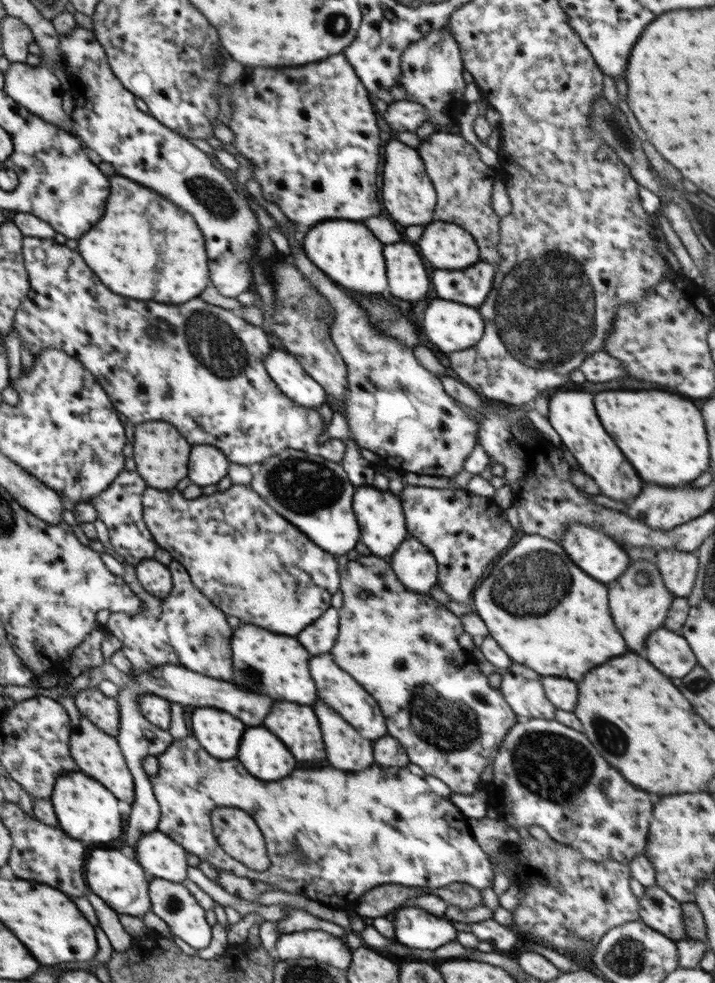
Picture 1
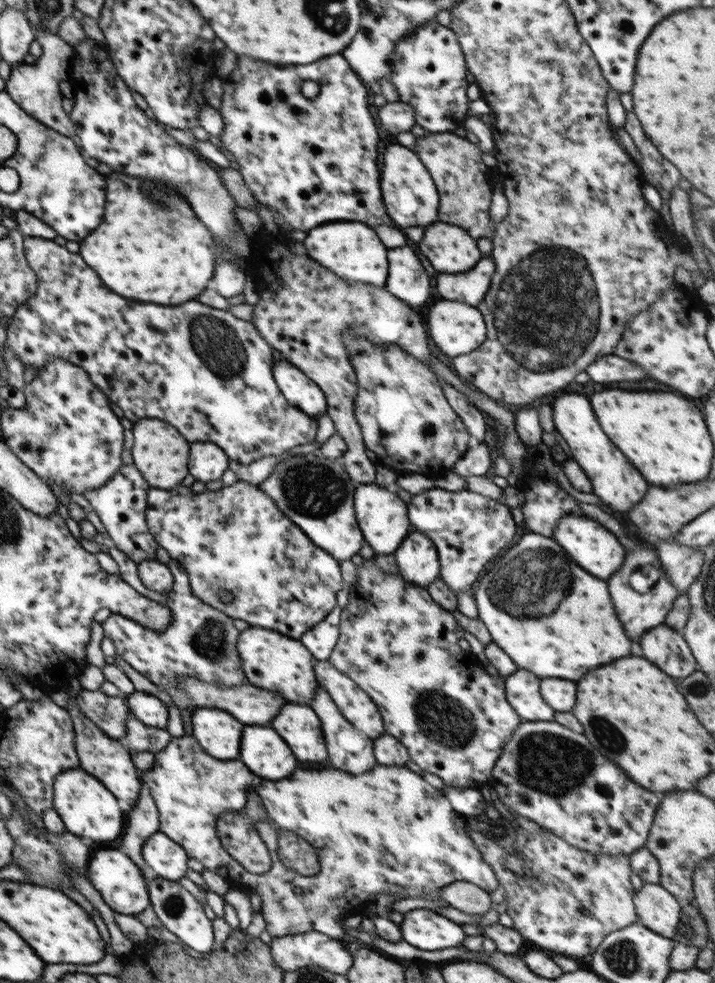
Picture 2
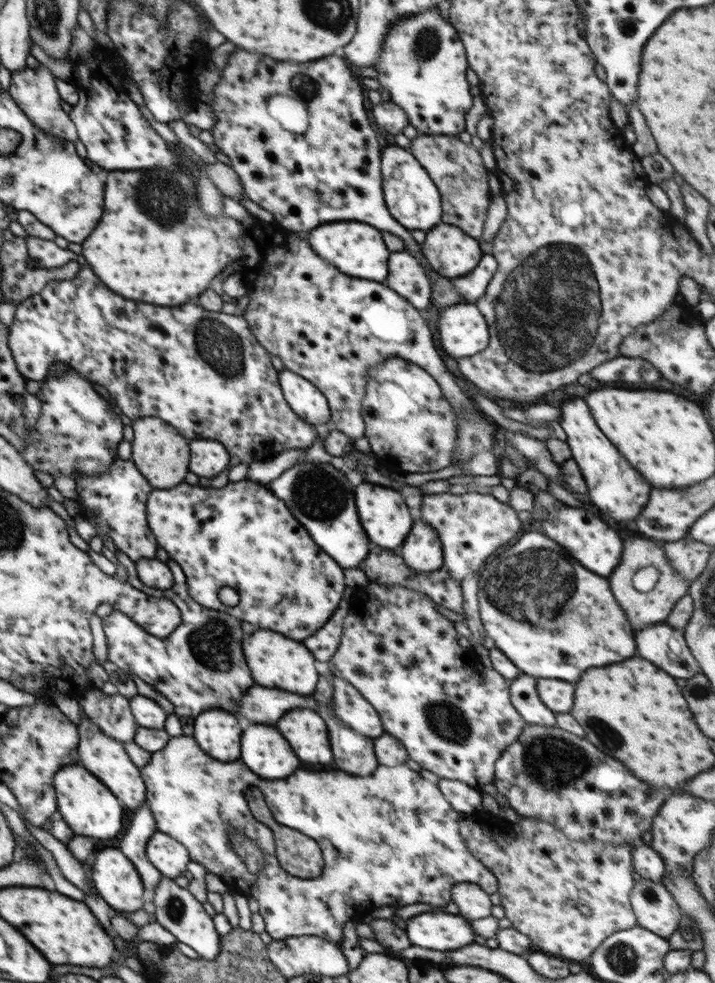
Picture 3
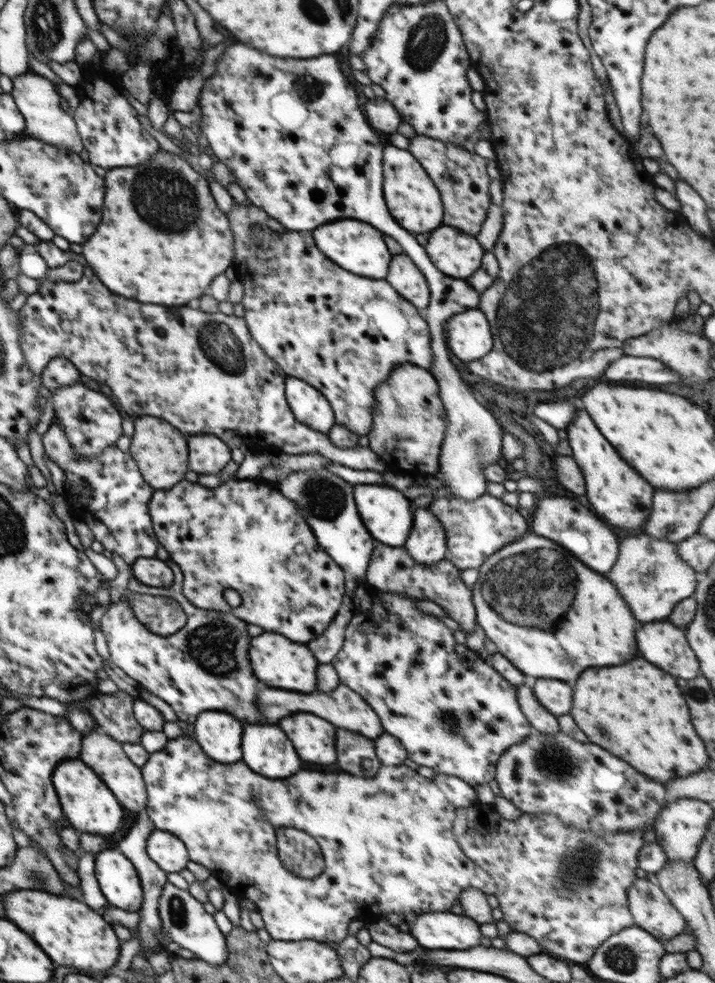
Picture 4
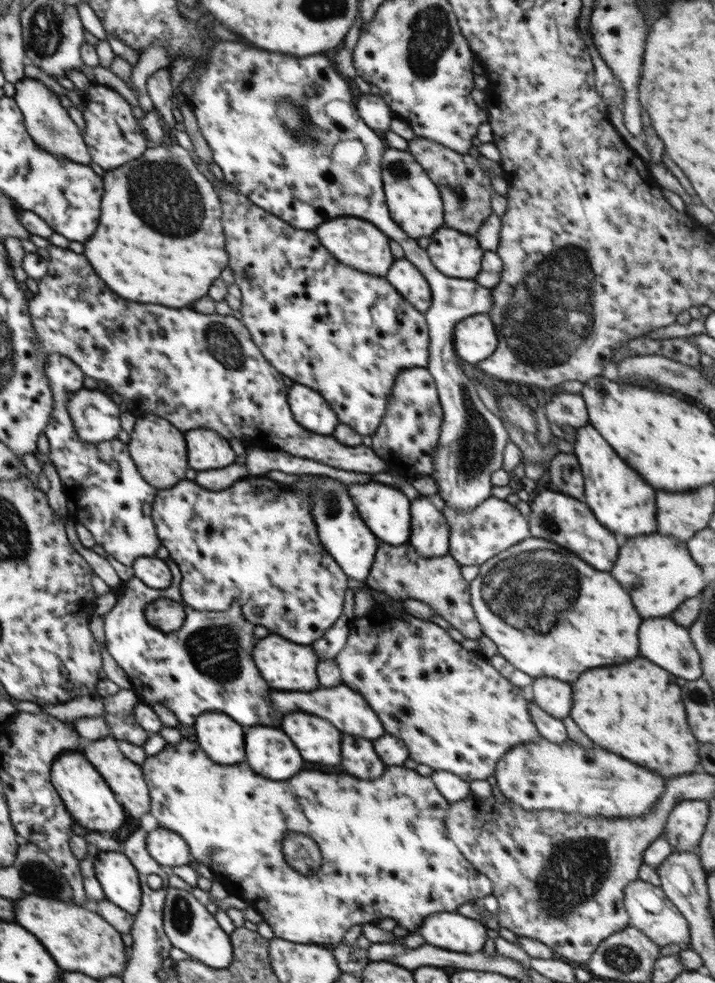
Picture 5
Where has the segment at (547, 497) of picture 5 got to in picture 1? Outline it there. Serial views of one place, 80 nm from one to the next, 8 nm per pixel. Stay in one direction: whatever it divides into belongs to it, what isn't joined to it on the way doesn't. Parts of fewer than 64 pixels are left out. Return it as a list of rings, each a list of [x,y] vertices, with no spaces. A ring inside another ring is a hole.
[[[570,523],[567,526],[567,531],[563,532],[560,545],[576,566],[584,568],[584,572],[588,576],[592,576],[604,584],[616,580],[631,563],[626,550],[611,536],[605,535],[601,530],[596,530],[596,528],[584,523]]]

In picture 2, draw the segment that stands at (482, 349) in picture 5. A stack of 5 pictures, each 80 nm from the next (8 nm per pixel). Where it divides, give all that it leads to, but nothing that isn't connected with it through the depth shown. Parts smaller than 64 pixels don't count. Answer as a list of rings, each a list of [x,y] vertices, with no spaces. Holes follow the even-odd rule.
[[[440,298],[430,309],[427,330],[430,338],[444,354],[452,358],[476,351],[487,337],[487,326],[482,313],[472,305]]]

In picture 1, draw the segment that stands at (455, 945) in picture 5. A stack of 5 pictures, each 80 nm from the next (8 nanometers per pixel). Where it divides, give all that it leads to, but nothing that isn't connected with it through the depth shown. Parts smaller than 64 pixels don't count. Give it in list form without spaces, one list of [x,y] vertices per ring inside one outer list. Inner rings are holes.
[[[402,905],[392,912],[391,918],[394,918],[396,926],[396,940],[409,948],[436,950],[458,936],[456,928],[448,920],[432,916],[423,908]]]

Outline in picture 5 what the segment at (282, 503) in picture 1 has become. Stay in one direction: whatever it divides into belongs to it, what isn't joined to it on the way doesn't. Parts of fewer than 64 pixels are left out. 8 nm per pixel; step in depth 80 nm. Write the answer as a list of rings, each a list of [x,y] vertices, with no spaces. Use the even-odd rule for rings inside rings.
[[[302,476],[301,481],[290,488],[299,495],[306,495],[313,504],[313,519],[318,529],[319,541],[323,547],[333,556],[333,559],[341,566],[344,574],[356,580],[365,581],[372,568],[377,545],[380,540],[366,526],[366,523],[352,504],[346,484],[330,479],[326,476]]]

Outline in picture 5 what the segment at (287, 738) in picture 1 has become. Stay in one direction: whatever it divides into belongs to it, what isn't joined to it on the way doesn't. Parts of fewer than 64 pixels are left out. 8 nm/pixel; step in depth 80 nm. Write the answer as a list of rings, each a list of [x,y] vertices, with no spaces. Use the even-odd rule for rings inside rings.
[[[292,712],[282,718],[282,730],[292,738],[302,758],[308,762],[340,764],[340,740],[338,732],[328,720],[310,716],[306,712]]]

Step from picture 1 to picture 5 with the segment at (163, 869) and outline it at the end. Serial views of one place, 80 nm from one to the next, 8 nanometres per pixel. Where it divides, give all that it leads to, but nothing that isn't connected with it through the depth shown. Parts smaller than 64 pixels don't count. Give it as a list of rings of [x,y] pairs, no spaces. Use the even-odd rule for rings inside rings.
[[[159,826],[147,834],[146,843],[152,859],[163,868],[189,865],[190,850],[180,834]]]

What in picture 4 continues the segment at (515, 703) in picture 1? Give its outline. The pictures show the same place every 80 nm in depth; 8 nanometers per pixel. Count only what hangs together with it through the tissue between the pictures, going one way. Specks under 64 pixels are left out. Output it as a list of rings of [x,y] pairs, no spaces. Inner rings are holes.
[[[525,675],[525,683],[516,686],[520,708],[534,730],[545,732],[545,734],[549,736],[559,734],[561,728],[557,716],[548,712],[548,710],[538,702],[538,699],[533,693],[533,684],[535,682],[536,679],[534,677]]]

